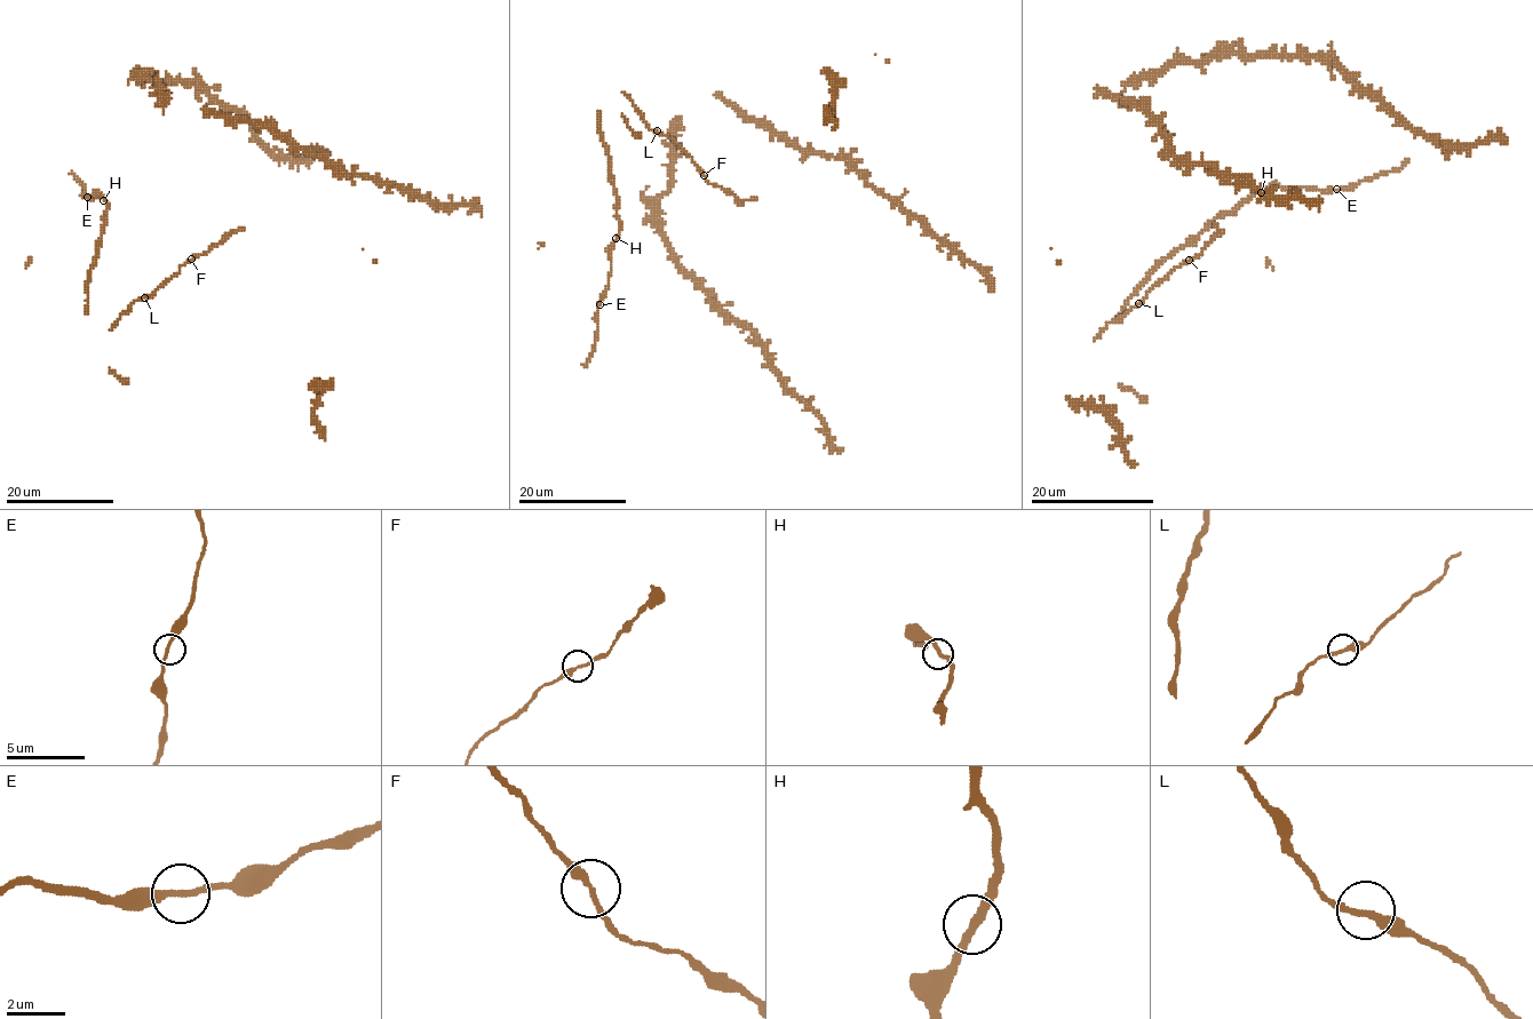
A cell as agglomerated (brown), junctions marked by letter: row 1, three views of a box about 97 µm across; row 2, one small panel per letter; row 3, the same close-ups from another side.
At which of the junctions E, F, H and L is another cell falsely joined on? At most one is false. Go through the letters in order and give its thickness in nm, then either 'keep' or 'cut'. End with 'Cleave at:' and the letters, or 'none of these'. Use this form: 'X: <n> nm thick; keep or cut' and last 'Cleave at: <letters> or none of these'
E: 240 nm thick; keep
F: 240 nm thick; keep
H: 260 nm thick; keep
L: 280 nm thick; keep
Cleave at: none of these

